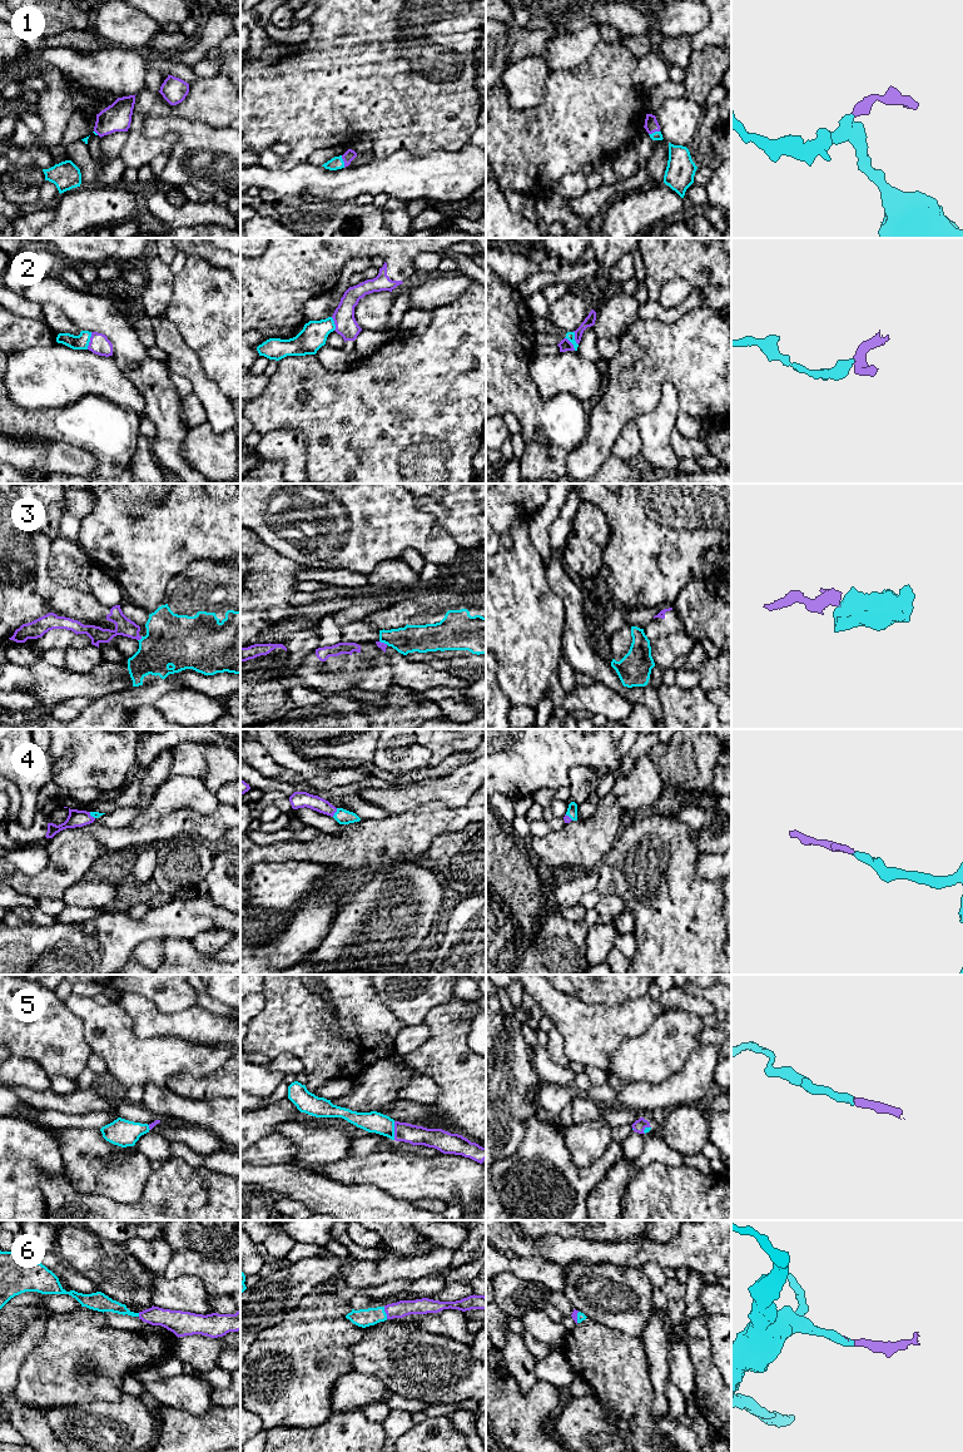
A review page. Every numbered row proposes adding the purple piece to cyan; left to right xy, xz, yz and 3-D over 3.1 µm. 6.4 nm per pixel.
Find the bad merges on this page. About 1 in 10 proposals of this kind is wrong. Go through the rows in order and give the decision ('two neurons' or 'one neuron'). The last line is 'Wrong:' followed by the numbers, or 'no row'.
1: one neuron
2: two neurons
3: two neurons
4: one neuron
5: one neuron
6: one neuron
Wrong: 2, 3

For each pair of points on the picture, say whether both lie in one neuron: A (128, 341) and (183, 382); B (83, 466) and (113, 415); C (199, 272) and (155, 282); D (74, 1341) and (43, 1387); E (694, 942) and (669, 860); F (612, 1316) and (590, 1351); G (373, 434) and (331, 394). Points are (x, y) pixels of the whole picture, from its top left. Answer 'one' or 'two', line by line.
A: two
B: two
C: two
D: one
E: one
F: two
G: one

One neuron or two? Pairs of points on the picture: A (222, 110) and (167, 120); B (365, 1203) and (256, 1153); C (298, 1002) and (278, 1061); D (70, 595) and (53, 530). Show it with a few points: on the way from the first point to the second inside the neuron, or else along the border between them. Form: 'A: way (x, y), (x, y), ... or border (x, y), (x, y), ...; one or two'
A: border (154, 115), (182, 115), (211, 127); two
B: border (293, 1161), (253, 1165); two
C: border (272, 1057), (292, 1054), (304, 1069); two
D: border (46, 535), (50, 539); two

